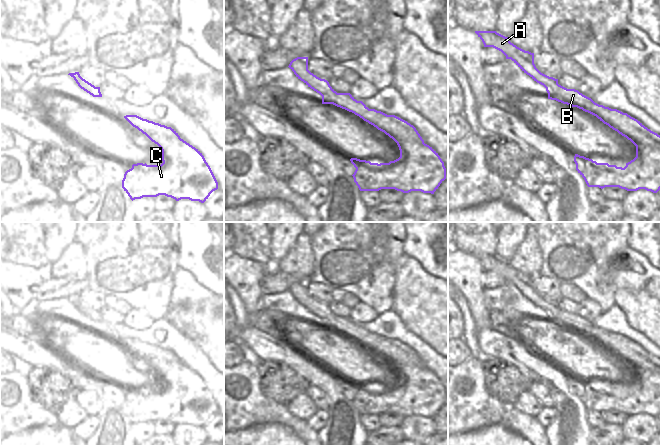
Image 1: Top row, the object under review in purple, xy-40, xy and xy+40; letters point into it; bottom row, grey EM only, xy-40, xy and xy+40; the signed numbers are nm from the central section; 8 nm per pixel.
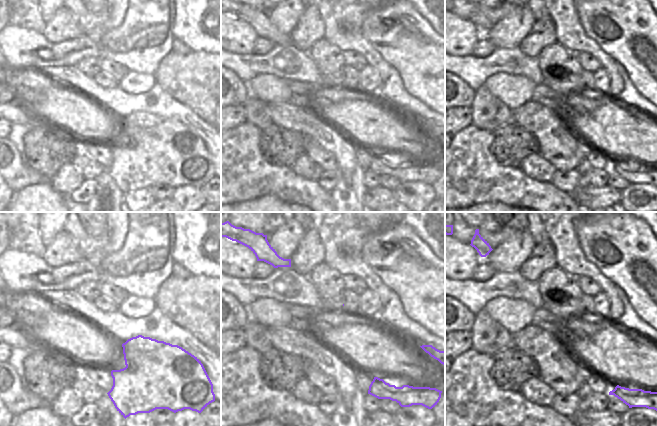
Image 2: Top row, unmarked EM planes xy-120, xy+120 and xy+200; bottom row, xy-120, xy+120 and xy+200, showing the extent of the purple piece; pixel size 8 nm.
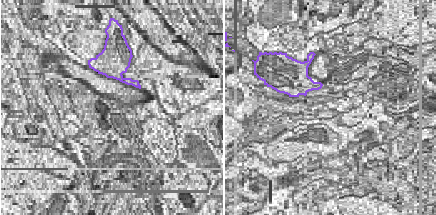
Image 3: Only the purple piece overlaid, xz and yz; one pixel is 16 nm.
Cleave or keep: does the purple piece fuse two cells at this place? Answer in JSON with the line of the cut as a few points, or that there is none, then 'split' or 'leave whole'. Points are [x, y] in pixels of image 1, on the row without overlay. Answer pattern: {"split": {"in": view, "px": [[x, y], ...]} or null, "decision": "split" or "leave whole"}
{"split": {"in": "xy", "px": [[368, 345], [384, 350], [393, 360]]}, "decision": "split"}

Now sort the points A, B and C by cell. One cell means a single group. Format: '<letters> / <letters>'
A B / C

